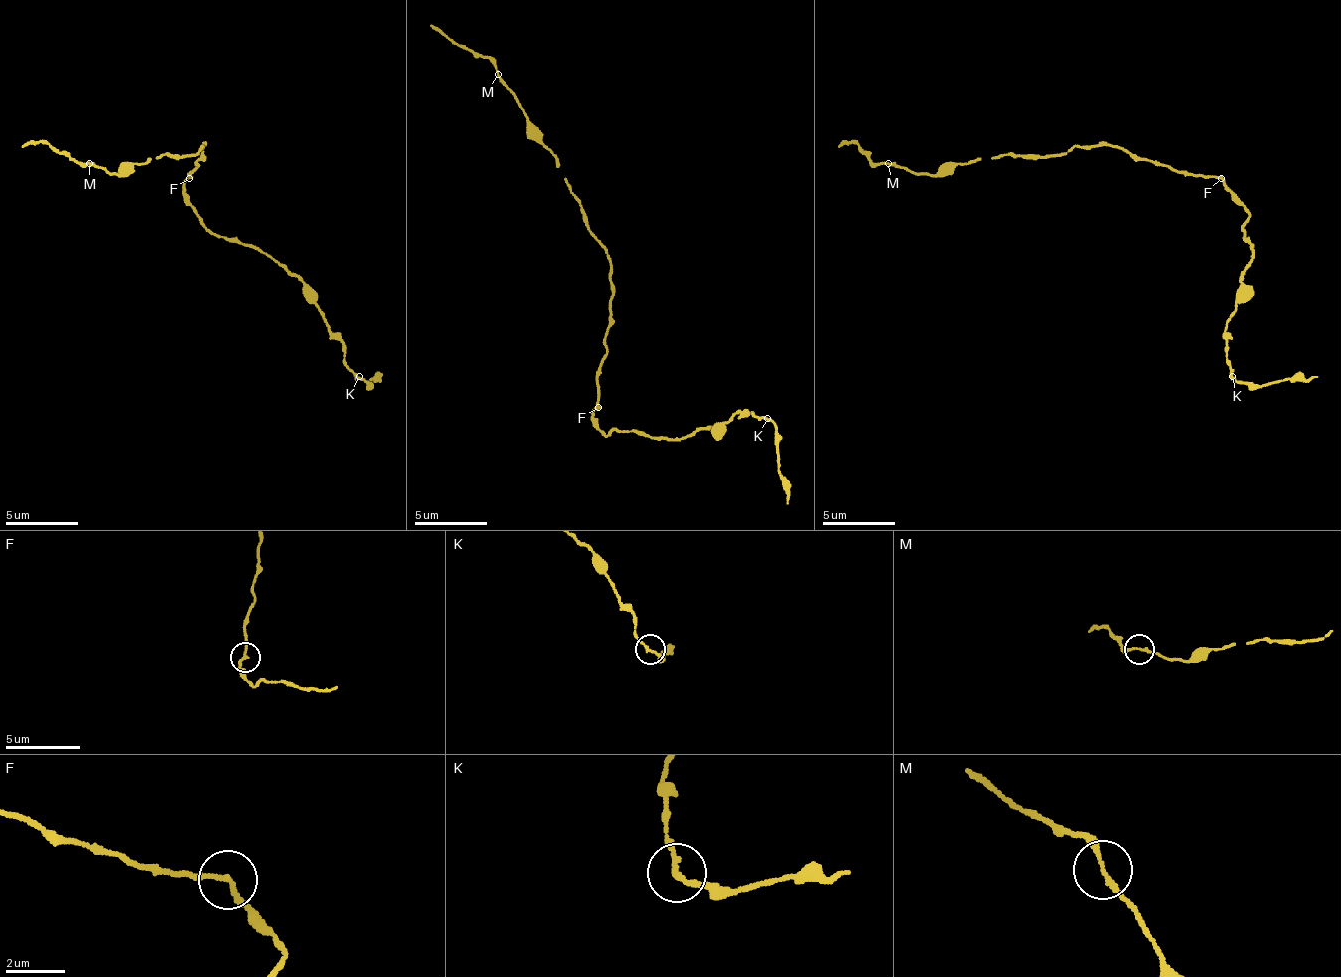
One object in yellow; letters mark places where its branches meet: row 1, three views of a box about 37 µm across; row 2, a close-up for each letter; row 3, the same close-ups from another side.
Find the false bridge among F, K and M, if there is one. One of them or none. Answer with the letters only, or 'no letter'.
K

